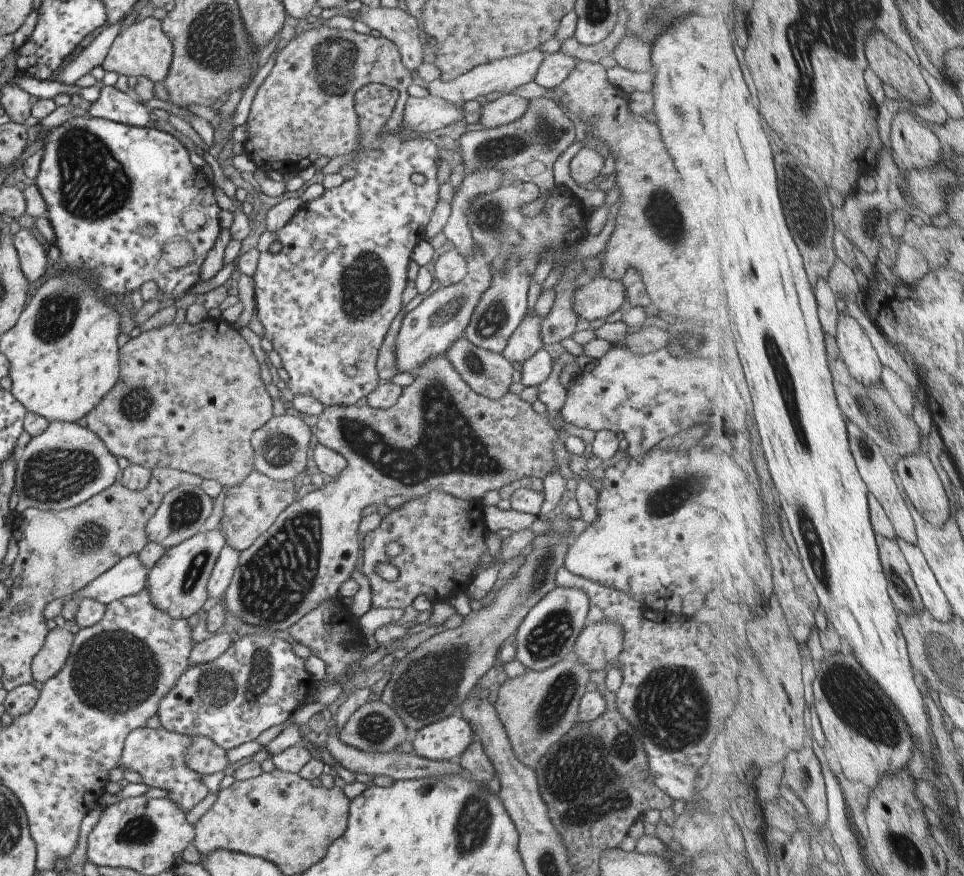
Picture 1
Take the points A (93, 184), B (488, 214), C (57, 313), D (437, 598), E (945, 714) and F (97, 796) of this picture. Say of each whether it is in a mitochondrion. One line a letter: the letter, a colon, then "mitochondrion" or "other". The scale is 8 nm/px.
A: mitochondrion
B: mitochondrion
C: mitochondrion
D: other
E: other
F: other

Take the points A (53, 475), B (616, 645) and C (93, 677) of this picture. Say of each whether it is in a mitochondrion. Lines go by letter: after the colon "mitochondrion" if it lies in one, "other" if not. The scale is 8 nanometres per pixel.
A: mitochondrion
B: other
C: mitochondrion

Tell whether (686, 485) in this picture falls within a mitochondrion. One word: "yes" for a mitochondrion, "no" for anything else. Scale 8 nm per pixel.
yes

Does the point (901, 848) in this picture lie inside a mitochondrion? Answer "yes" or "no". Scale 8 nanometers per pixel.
yes

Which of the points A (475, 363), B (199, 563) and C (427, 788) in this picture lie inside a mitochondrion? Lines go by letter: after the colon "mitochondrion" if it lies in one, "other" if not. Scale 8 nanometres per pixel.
A: mitochondrion
B: mitochondrion
C: other

